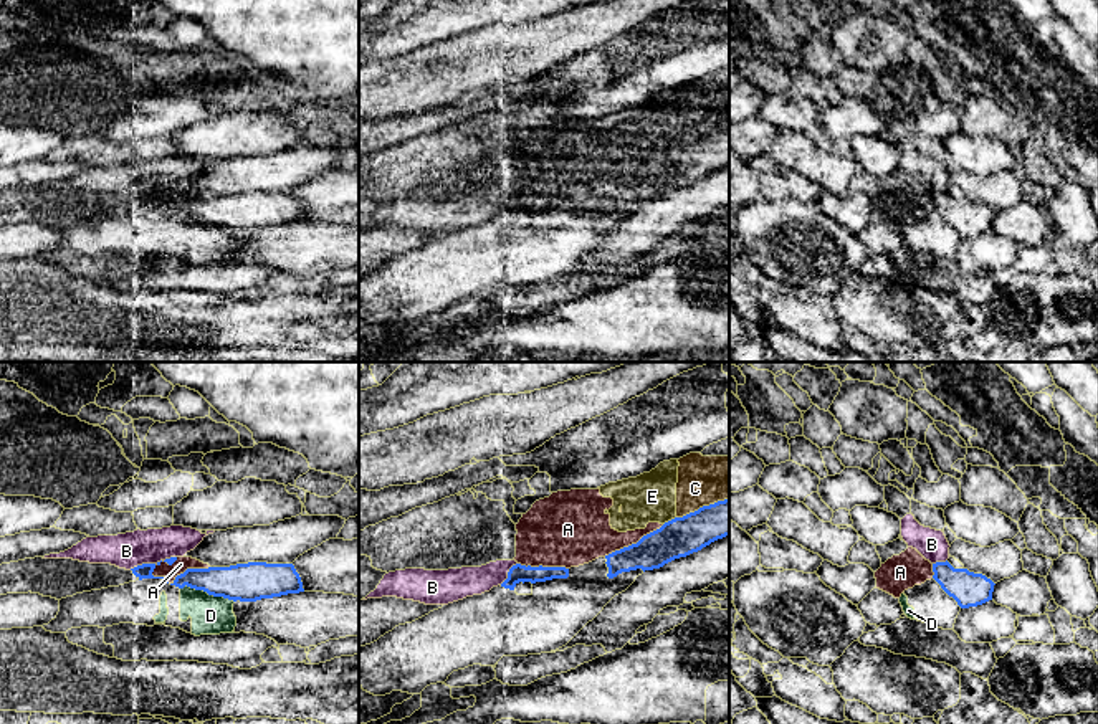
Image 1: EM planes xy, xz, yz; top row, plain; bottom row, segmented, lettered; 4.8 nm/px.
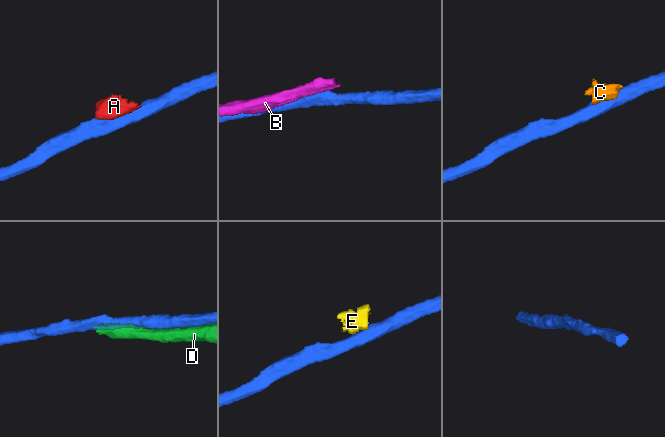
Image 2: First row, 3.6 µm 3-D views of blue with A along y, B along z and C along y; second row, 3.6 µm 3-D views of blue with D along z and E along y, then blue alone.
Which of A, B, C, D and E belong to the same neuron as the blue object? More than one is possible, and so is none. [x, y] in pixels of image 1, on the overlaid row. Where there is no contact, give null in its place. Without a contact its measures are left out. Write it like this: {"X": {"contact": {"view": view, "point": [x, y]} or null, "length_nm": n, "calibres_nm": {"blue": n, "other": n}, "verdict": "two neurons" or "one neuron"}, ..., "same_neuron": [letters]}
{"A": {"contact": {"view": "xy", "point": [181, 574]}, "length_nm": 300, "calibres_nm": {"blue": 160, "other": 70}, "verdict": "two neurons"}, "B": {"contact": {"view": "xy", "point": [144, 564]}, "length_nm": 170, "calibres_nm": {"blue": 70, "other": 180}, "verdict": "two neurons"}, "C": {"contact": {"view": "xz", "point": [703, 506]}, "length_nm": 280, "calibres_nm": {"blue": 190, "other": 240}, "verdict": "two neurons"}, "D": {"contact": {"view": "xy", "point": [207, 592]}, "length_nm": 280, "calibres_nm": {"blue": 190, "other": 190}, "verdict": "two neurons"}, "E": {"contact": {"view": "xz", "point": [668, 521]}, "length_nm": 80, "calibres_nm": {"blue": 190, "other": 240}, "verdict": "two neurons"}, "same_neuron": []}

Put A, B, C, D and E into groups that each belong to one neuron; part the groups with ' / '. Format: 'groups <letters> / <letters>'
groups A C E / B / D

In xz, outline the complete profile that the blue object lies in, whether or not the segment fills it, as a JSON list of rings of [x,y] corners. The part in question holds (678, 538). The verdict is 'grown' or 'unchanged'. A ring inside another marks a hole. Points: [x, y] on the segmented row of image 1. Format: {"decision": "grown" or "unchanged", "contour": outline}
{"decision": "unchanged", "contour": [[[729,498],[675,517],[643,536],[637,544],[605,555],[607,577],[613,579],[637,569],[643,572],[660,569],[726,536],[729,536]]]}

